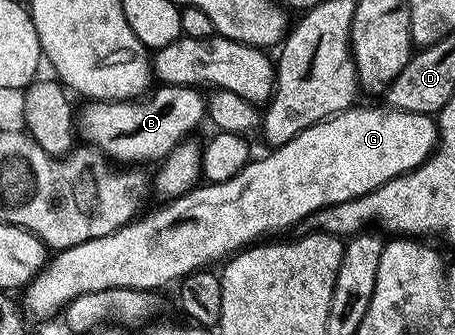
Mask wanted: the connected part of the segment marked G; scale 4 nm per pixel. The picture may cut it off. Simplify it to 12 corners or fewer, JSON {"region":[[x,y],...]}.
{"region":[[354,105],[56,252],[37,319],[156,292],[414,171],[434,116]]}

